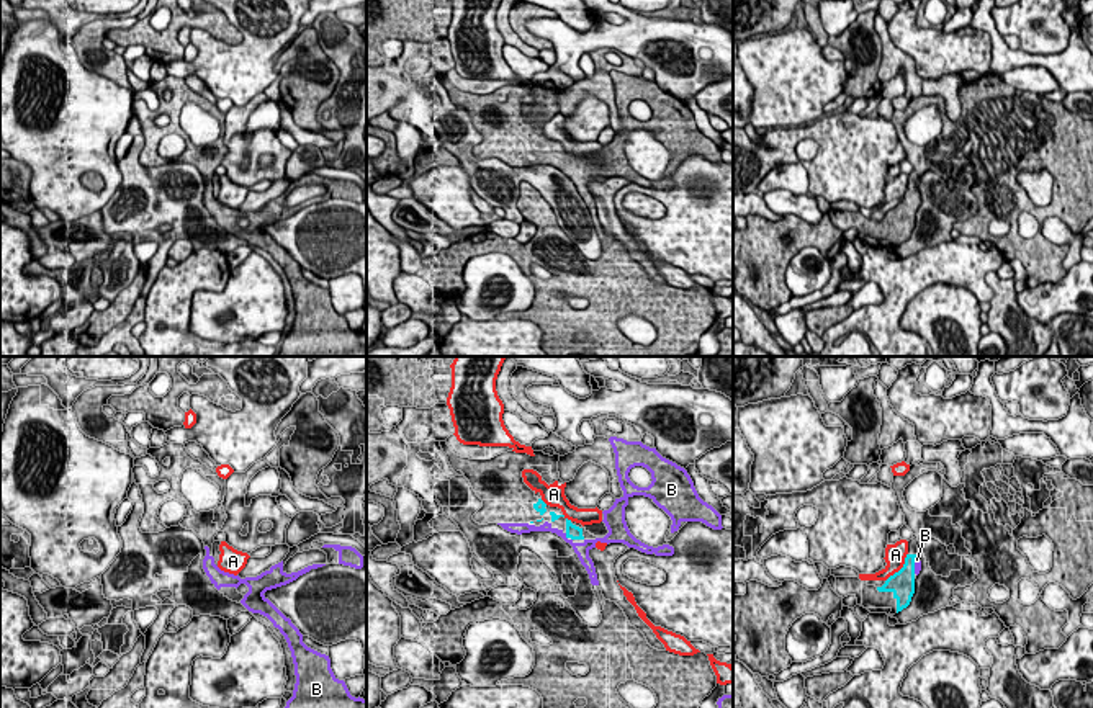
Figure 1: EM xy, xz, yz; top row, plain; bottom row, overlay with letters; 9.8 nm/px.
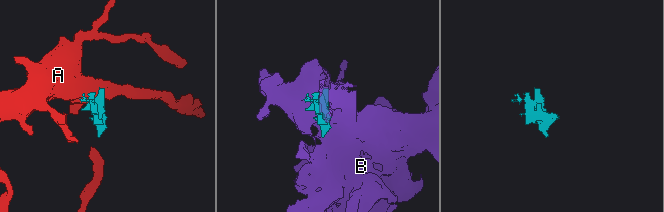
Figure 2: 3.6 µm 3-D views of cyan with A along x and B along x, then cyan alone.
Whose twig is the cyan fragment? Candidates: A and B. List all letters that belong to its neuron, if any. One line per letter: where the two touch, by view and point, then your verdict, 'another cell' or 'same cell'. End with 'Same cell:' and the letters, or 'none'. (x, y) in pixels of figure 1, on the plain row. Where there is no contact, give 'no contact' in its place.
A: yz (902, 201) | another cell
B: xz (566, 170) | same cell
Same cell: B

